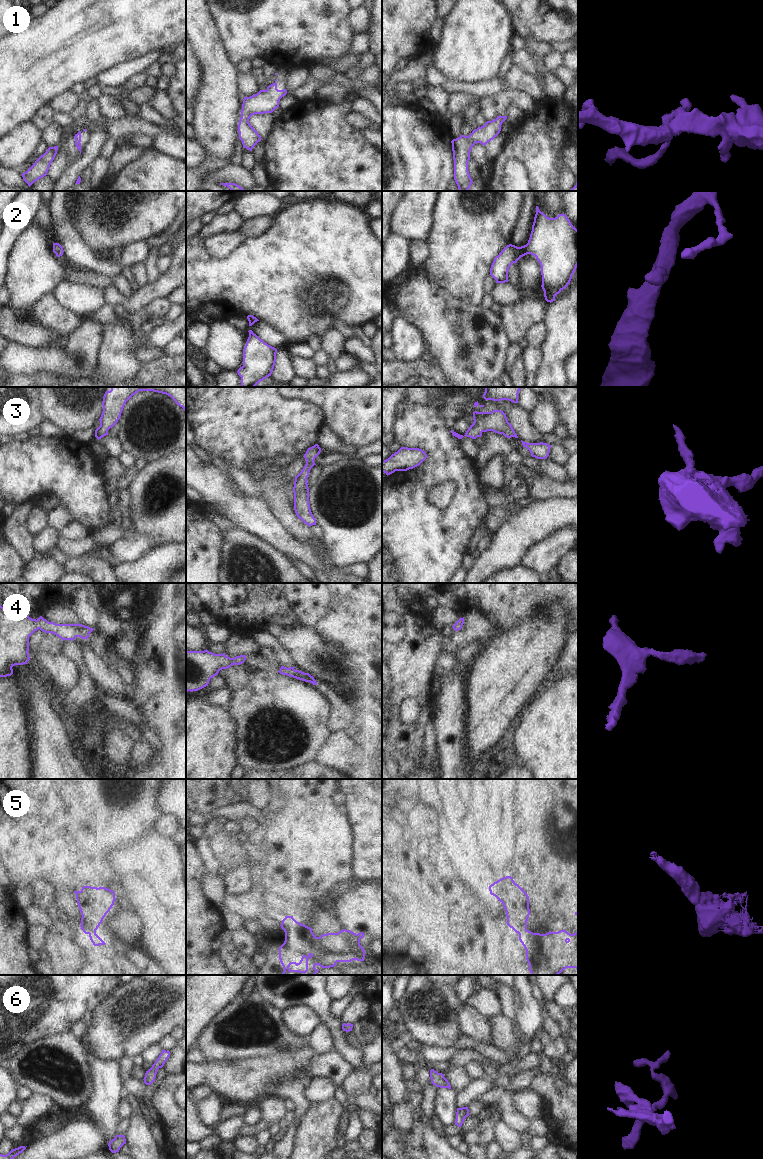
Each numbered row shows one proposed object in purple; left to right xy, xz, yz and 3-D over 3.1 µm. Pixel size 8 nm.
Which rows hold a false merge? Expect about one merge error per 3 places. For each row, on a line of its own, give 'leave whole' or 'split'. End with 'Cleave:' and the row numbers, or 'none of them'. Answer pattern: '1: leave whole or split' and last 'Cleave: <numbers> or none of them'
1: leave whole
2: leave whole
3: leave whole
4: leave whole
5: leave whole
6: leave whole
Cleave: none of them

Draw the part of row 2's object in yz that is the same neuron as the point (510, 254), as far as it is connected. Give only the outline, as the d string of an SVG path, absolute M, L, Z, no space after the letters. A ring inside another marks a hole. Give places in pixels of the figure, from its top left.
M536 206L536 214L528 243L521 247L512 244L507 245L494 258L490 275L496 280L496 283L508 282L509 267L527 254L535 256L540 263L541 287L544 291L545 300L551 303L555 301L555 296L568 286L578 266L578 230L571 224L566 214L549 218Z

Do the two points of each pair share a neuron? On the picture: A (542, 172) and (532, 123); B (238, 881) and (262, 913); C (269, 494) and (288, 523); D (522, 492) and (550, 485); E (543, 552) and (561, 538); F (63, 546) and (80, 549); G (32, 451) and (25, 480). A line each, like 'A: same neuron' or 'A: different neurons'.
A: same neuron
B: different neurons
C: same neuron
D: different neurons
E: same neuron
F: same neuron
G: same neuron

